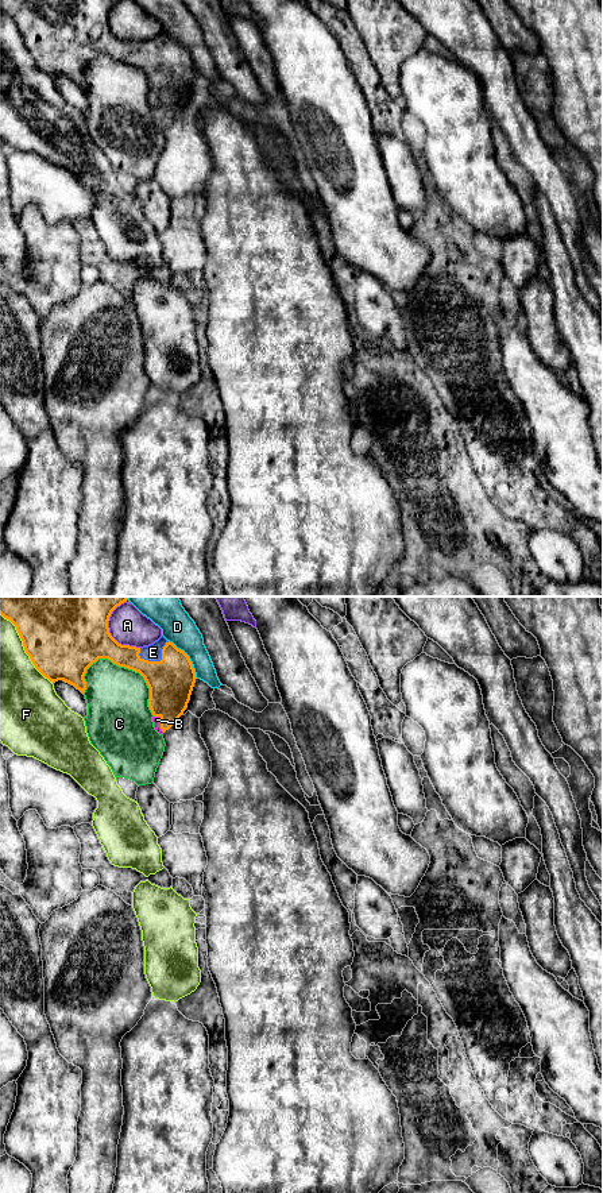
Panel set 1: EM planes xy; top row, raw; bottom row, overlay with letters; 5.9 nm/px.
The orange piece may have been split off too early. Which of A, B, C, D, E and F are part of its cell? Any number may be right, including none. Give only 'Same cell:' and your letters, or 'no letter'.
Same cell: B, E

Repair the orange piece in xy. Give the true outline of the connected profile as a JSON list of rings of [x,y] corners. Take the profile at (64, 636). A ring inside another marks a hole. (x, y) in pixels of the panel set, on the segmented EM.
[[[0,596],[0,614],[9,619],[23,641],[35,668],[50,682],[63,680],[82,694],[86,669],[98,659],[139,672],[148,688],[148,707],[155,730],[163,736],[183,714],[196,683],[189,656],[163,636],[143,648],[121,645],[109,633],[112,611],[127,602],[127,596]]]

